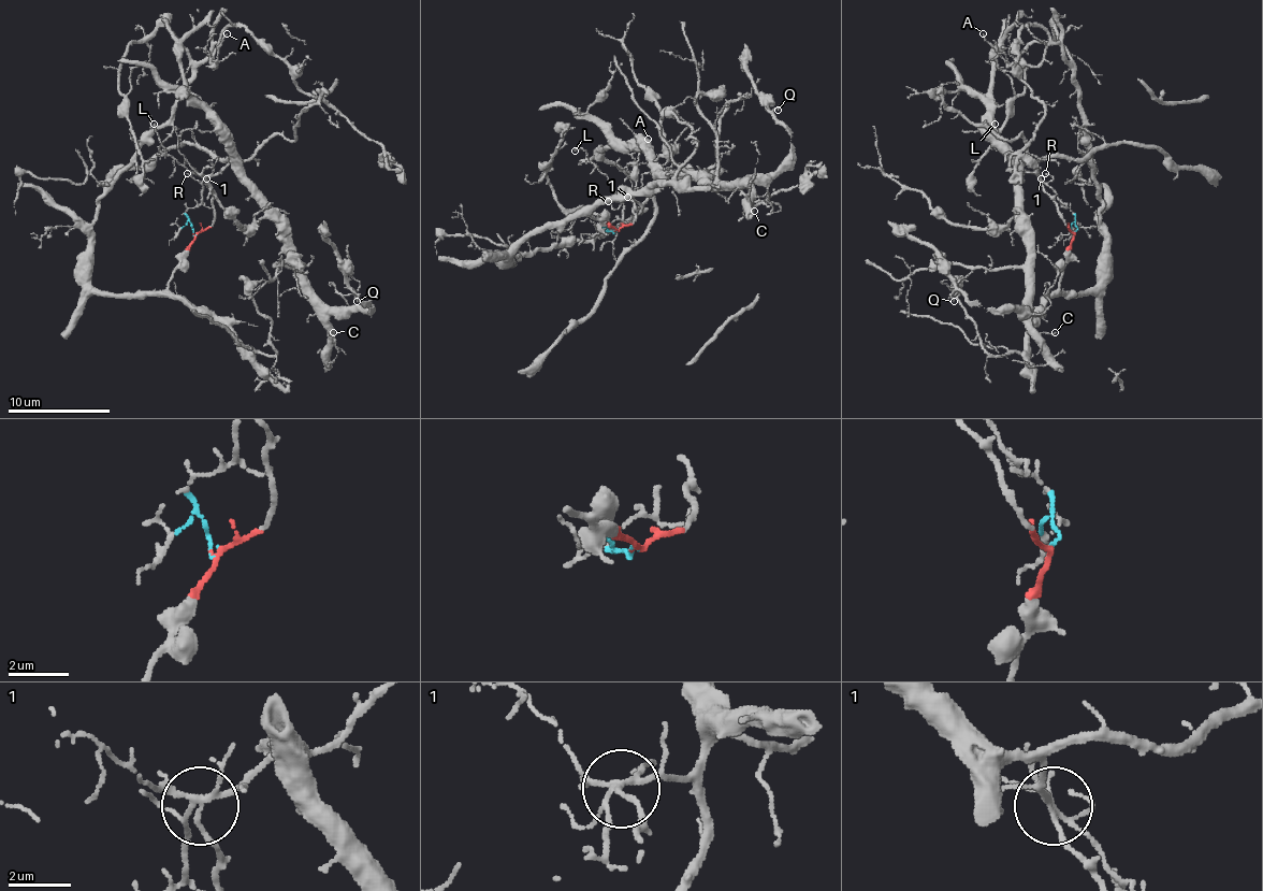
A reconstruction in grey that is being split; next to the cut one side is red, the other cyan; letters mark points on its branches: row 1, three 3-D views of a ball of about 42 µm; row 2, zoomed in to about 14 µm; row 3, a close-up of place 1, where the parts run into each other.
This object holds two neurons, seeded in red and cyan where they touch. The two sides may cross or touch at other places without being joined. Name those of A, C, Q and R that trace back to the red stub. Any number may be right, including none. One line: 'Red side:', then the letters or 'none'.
Red side: A

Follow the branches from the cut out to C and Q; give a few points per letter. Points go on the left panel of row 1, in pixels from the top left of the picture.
C: (192, 233), (185, 213), (200, 200), (203, 182), (228, 163), (238, 169), (277, 225), (298, 284), (333, 333)
Q: (192, 233), (185, 213), (205, 180), (233, 163), (292, 271), (331, 307), (369, 310), (351, 289), (357, 302)

